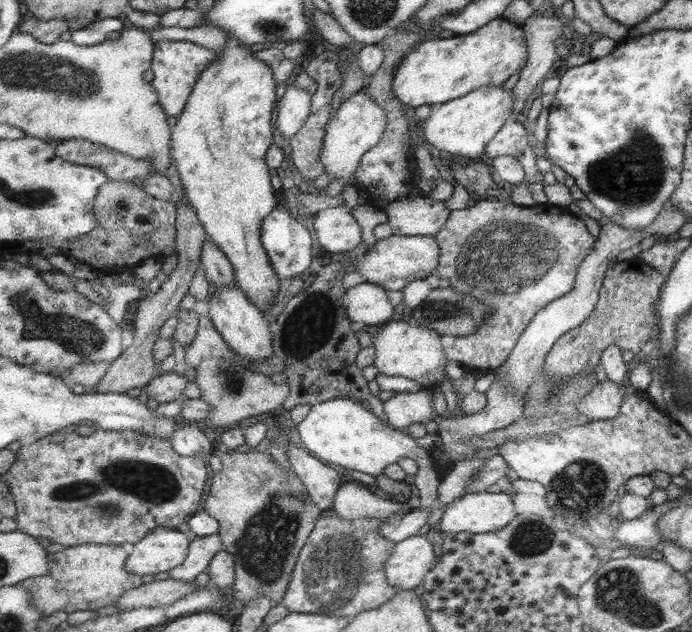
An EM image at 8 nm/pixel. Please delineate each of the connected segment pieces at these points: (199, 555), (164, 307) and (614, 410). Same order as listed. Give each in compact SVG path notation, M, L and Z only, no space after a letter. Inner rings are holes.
M219 533L212 536L196 536L190 542L190 554L185 562L169 571L171 580L178 580L184 583L192 583L202 573L205 573L211 565L213 558L224 548Z
M188 196L186 198L187 201L178 201L174 204L178 205L176 268L156 293L150 293L140 299L136 307L134 330L130 334L129 345L122 356L110 364L104 378L88 392L122 394L130 388L141 388L144 384L149 384L154 376L159 375L158 360L154 358L154 344L160 339L158 332L164 326L164 322L176 313L182 298L189 293L190 283L201 265L202 246L208 239L202 223L196 216L194 206L188 200Z
M605 379L598 382L586 397L582 397L582 401L578 401L576 409L588 416L590 421L612 419L621 412L622 401L629 391L625 384Z

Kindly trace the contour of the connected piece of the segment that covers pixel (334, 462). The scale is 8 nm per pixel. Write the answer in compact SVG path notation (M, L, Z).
M334 398L313 405L304 420L293 429L296 441L304 450L341 471L350 469L376 477L383 475L390 465L398 463L403 457L416 460L419 467L416 482L420 492L416 505L429 509L428 523L438 525L444 512L438 495L440 479L427 450L420 448L412 437L394 432L372 411L347 398Z

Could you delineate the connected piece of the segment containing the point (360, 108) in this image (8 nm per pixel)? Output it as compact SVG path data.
M365 91L354 94L336 113L333 113L325 134L325 144L322 149L321 160L325 164L325 172L332 181L342 180L344 184L350 182L352 174L357 172L362 157L374 148L385 134L389 124L389 112L380 104L374 103Z

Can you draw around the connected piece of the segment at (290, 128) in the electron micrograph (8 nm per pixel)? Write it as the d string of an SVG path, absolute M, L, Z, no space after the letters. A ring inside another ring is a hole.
M287 84L275 111L274 129L277 127L284 138L296 136L312 112L312 101L313 96L306 90Z

